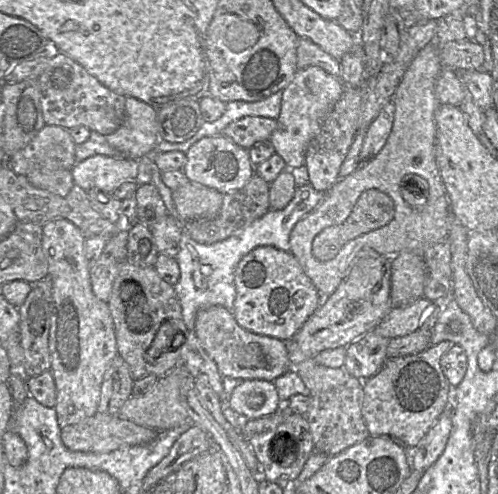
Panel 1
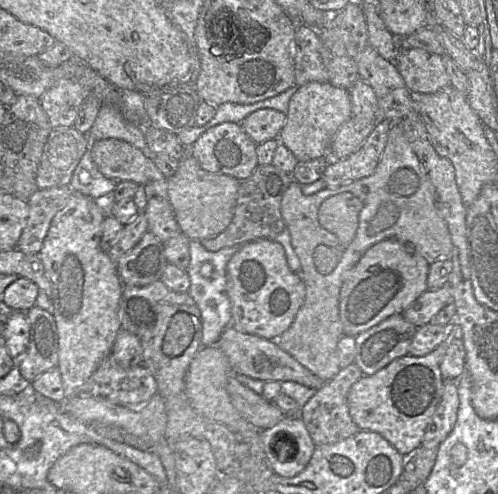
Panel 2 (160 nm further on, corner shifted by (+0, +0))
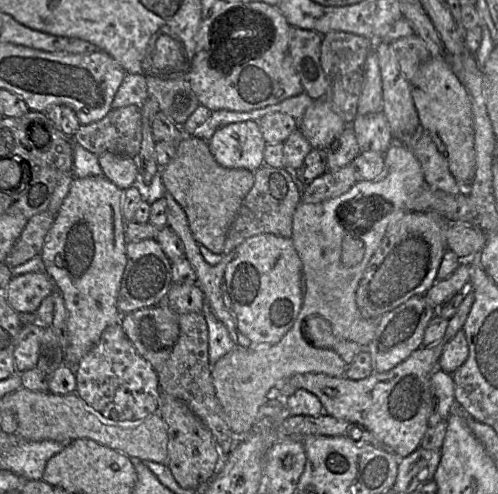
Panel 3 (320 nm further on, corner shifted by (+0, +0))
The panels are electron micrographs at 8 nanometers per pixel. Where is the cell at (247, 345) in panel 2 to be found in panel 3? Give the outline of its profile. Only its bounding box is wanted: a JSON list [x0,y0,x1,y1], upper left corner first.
[288,287,475,459]

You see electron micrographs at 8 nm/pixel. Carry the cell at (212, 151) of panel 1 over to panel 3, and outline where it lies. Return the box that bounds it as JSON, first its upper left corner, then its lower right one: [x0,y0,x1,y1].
[208,121,266,173]

